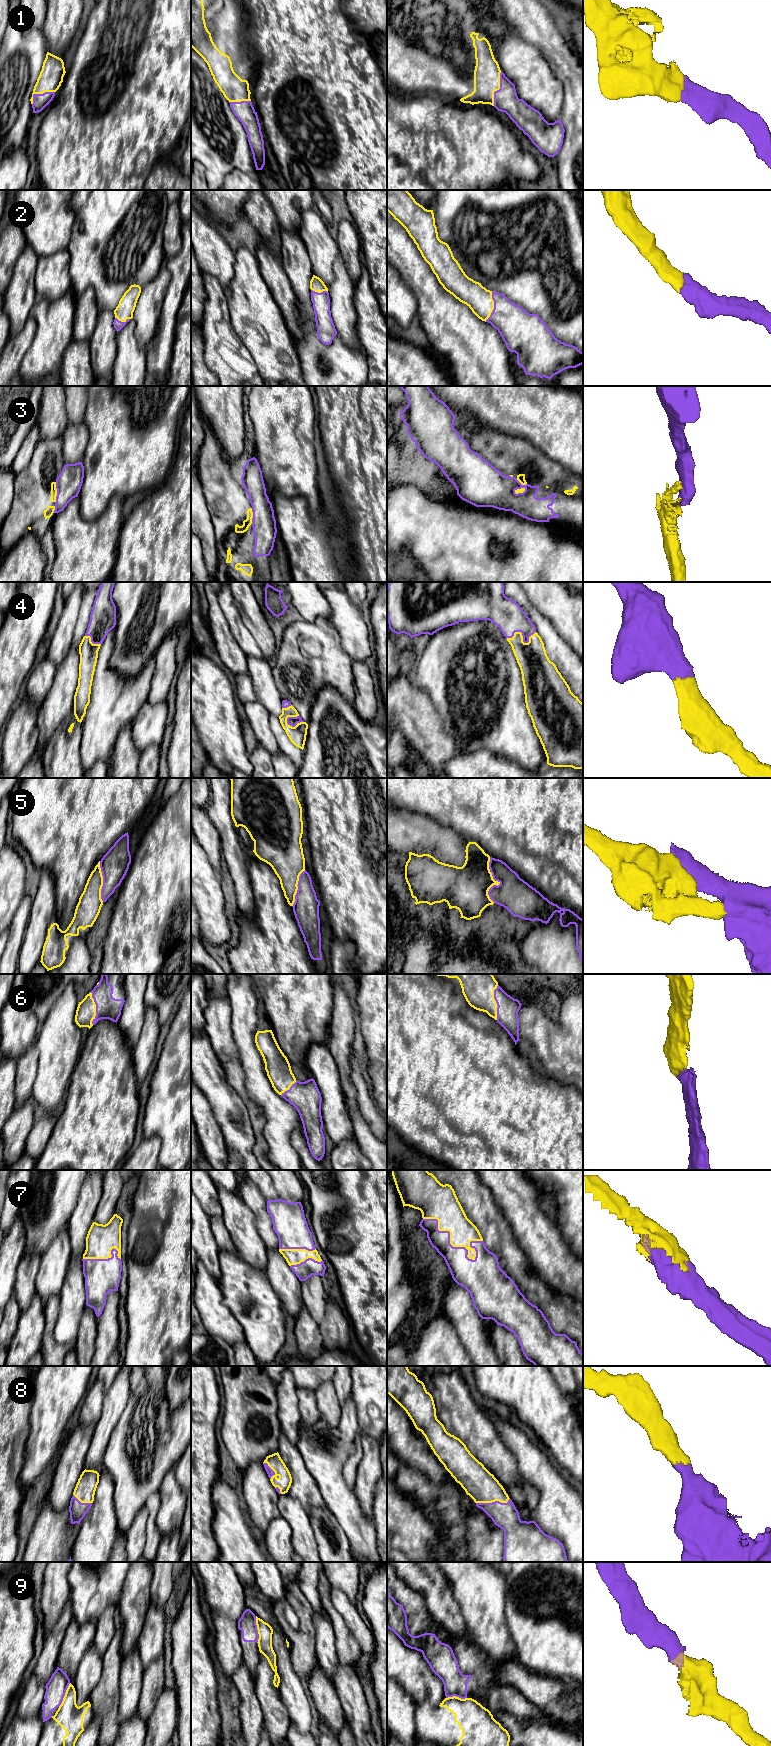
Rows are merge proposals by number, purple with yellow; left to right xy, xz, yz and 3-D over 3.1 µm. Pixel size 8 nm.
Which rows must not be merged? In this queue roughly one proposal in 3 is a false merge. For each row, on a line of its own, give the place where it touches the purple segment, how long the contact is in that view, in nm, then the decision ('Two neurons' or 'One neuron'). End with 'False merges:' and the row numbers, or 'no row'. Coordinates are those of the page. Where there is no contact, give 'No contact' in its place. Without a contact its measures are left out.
1: Touches purple at yz (499, 89). Shared border 280 nm. One neuron
2: Touches purple at yz (494, 306). Shared border 260 nm. One neuron
3: Touches purple at xy (57, 492). Shared border 170 nm. Two neurons
4: Touches purple at yz (523, 637). Shared border 240 nm. One neuron
5: Touches purple at yz (497, 880). Shared border 380 nm. Two neurons
6: Touches purple at yz (496, 1002). Shared border 280 nm. One neuron
7: Touches purple at yz (449, 1236). Shared border 550 nm. One neuron
8: Touches purple at yz (493, 1502). Shared border 280 nm. One neuron
9: Touches purple at xz (256, 1629). Shared border 220 nm. Two neurons
False merges: 3, 5, 9

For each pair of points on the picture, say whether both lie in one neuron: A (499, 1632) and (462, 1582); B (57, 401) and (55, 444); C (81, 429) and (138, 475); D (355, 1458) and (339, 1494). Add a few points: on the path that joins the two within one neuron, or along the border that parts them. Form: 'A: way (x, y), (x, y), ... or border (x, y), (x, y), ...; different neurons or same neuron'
A: way (487, 1620), (483, 1603), (474, 1594); same neuron
B: border (60, 436), (40, 440); different neurons
C: border (83, 422), (88, 431), (88, 443), (82, 458); different neurons
D: border (348, 1458), (343, 1478), (352, 1489); different neurons

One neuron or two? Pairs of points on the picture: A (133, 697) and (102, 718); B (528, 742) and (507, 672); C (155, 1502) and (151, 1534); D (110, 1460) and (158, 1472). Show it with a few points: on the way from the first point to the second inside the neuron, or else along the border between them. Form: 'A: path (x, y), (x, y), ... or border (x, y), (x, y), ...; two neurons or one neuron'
A: path (125, 705), (110, 718); one neuron
B: path (511, 725), (507, 721), (507, 689); one neuron
C: path (152, 1510), (151, 1526); one neuron
D: path (123, 1473), (137, 1488), (145, 1488), (148, 1485); one neuron

